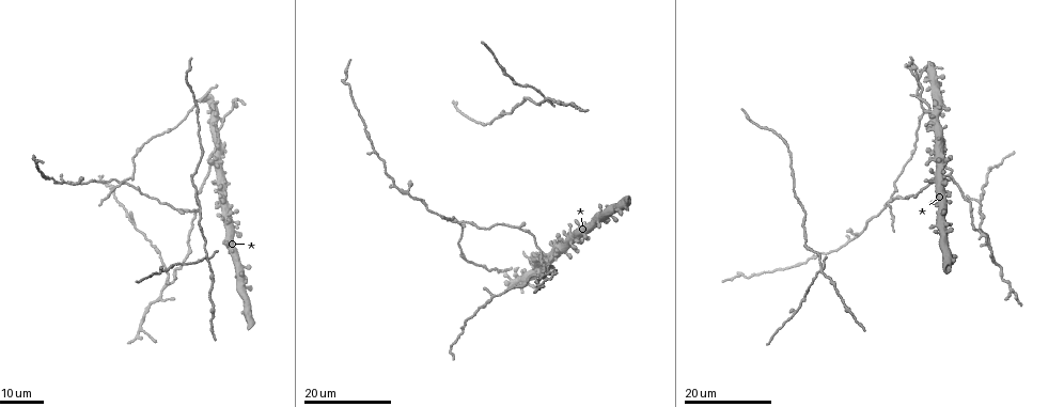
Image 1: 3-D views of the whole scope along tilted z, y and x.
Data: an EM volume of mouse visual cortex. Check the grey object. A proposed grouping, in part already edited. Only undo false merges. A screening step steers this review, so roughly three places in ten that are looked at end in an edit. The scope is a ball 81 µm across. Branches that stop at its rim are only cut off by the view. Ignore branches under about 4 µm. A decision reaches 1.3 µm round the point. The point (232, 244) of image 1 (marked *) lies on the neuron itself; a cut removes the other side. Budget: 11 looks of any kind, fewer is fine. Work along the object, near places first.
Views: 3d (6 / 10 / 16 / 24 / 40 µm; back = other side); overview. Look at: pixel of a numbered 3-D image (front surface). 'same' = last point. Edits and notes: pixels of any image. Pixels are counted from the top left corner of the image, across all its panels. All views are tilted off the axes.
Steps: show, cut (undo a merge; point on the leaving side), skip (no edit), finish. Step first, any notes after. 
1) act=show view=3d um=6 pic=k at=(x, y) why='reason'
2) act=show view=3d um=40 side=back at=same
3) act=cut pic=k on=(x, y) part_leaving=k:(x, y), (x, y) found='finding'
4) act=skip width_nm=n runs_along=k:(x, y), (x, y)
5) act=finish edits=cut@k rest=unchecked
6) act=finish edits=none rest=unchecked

act=show view=3d um=24 pic=1 at=(951, 175) why='branch point'

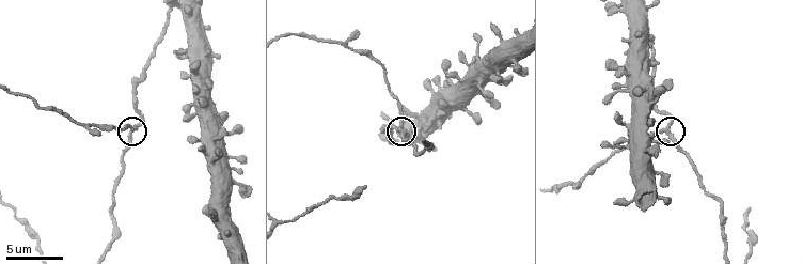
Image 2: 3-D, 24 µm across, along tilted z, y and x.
act=show view=3d um=10 pic=2 at=(667, 128)

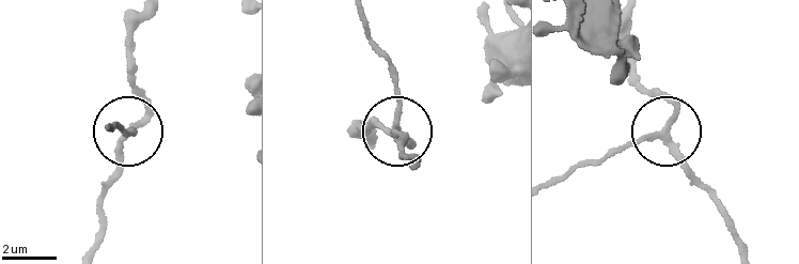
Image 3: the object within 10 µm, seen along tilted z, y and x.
act=show view=3d um=6 pic=3 at=(666, 138) why='zoom in'

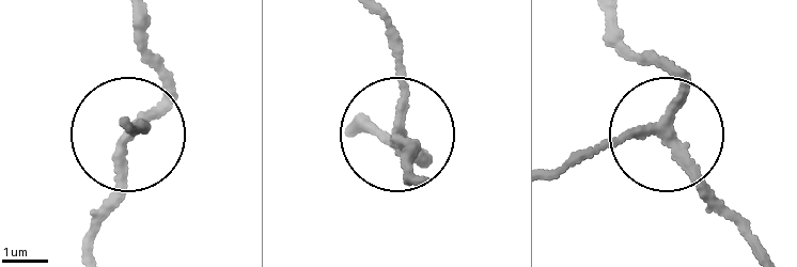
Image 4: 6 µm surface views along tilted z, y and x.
act=skip arms=3 runs_along=4:(606, 18), (616, 41), (670, 76), (672, 142), (752, 238) found='continuous, no second neuron'

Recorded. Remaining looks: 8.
act=show view=3d um=24 pic=1 at=(930, 112) why='small branch off a trunk'

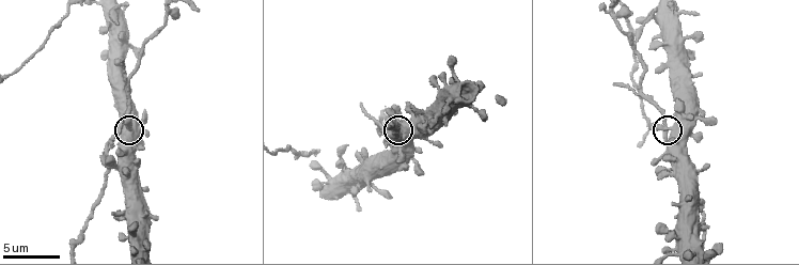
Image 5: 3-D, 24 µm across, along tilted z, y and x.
act=show view=3d um=6 pic=5 at=(670, 131)

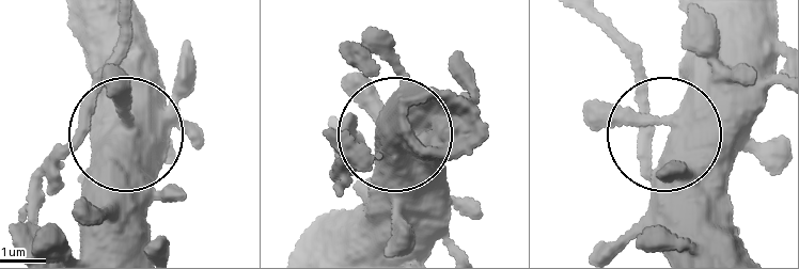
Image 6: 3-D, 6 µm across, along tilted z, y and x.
act=skip side_arm_um=18 found='one neuron here'

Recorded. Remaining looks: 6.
act=show view=3d um=24 pic=1 at=(890, 198) why='looks like a crossing'

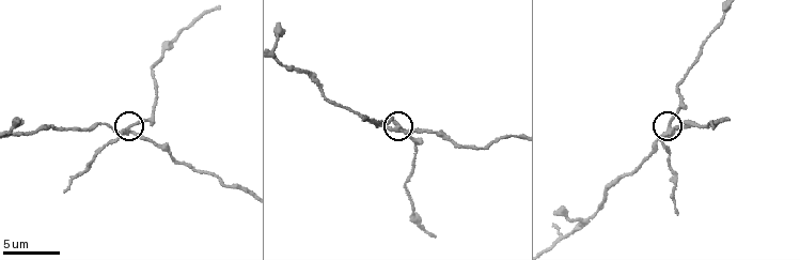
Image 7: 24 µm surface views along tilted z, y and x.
act=show view=3d um=10 pic=7 at=(127, 126)

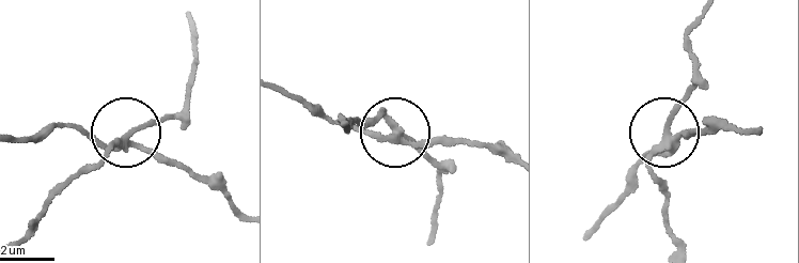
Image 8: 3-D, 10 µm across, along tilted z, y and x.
act=show view=3d um=6 pic=8 at=(666, 129)

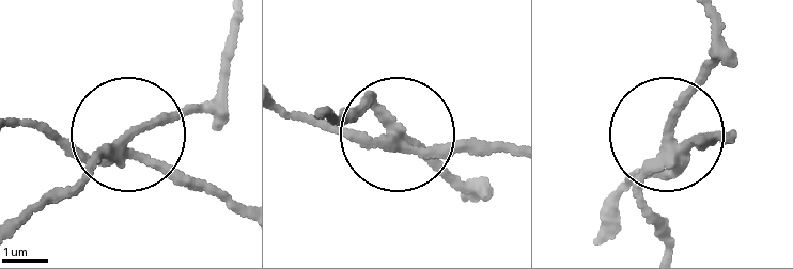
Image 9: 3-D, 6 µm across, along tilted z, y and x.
act=cut pic=9 on=(79, 180) width_nm=210 part_leaving=9:(124, 151), (215, 94), (232, 25) found='two neurons meet here'

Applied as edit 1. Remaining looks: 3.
act=show view=3d um=24 pic=1 at=(990, 244) why='looks like a crossing'

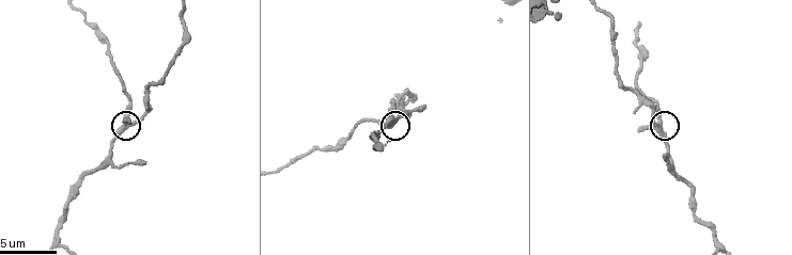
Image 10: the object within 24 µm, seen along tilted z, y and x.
act=show view=3d um=6 pic=10 at=(661, 122)

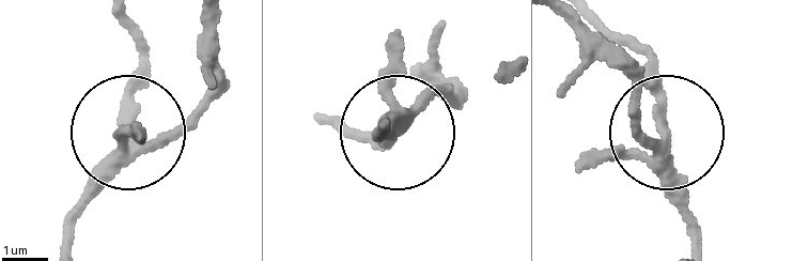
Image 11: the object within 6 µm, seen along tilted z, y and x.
act=skip found='one neuron here'

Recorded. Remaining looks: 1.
act=finish edits=cut@9 rest=unchecked

